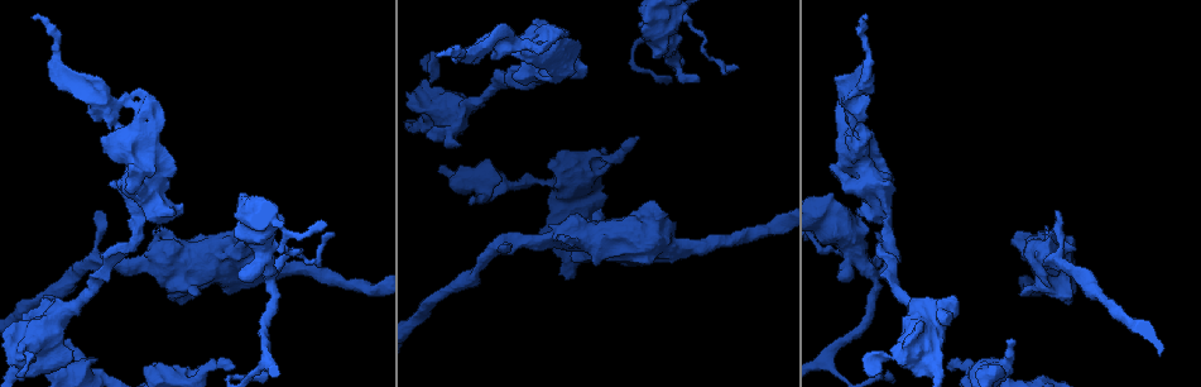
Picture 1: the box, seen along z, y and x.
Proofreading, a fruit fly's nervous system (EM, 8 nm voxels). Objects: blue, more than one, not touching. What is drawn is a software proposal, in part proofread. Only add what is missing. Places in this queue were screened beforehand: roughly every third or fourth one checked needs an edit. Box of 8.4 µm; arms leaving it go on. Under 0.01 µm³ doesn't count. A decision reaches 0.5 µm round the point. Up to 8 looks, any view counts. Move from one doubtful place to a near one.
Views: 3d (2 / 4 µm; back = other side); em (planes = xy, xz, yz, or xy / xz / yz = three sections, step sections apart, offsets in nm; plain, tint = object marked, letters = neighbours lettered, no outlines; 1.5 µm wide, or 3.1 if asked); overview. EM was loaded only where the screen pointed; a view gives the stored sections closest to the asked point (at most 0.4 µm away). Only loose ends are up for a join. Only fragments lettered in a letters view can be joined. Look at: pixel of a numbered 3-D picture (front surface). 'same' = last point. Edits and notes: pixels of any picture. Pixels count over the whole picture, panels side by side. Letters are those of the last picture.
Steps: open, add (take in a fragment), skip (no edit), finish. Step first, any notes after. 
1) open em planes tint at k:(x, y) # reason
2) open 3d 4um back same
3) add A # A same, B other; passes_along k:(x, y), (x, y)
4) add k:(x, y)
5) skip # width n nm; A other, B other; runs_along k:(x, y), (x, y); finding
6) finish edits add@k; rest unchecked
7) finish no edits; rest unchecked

open em planes tint at 1:(232, 365) # free end

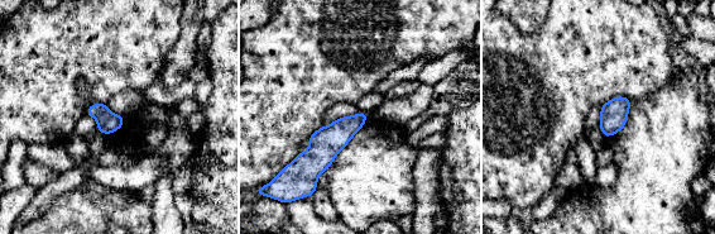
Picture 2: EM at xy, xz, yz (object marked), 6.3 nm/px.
open em planes letters same

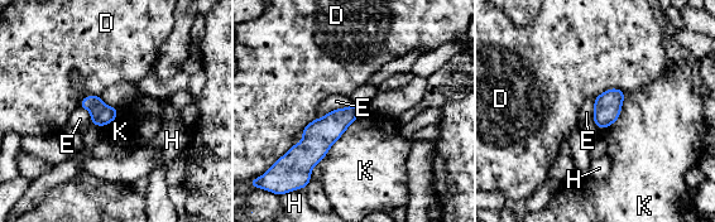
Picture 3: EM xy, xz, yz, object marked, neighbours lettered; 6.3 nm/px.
skip # D other, E other, H other, K other; runs_along 3:(356, 109), (336, 121), (296, 159); none of them fits

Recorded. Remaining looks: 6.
open 3d 4um at 1:(197, 294) # branch stops here

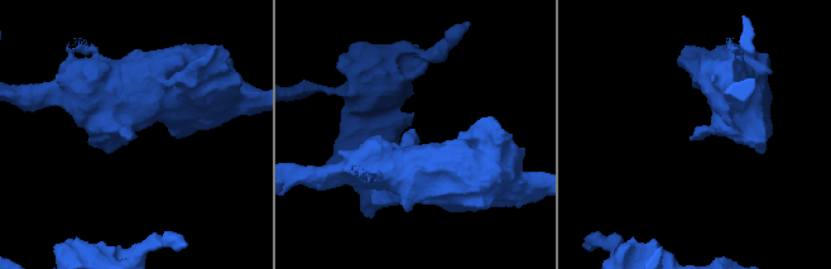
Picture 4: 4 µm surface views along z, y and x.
open em planes letters at 4:(414, 130)

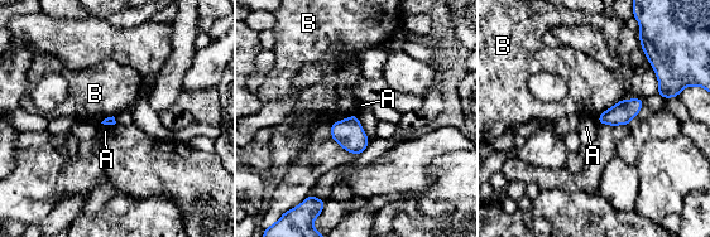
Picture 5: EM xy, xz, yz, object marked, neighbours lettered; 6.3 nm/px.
skip # A other, B other; border 5:(356, 114), (334, 122); no lettered fragment goes on from it

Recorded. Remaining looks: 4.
open 3d 2um at 1:(874, 232) # end of a long branch

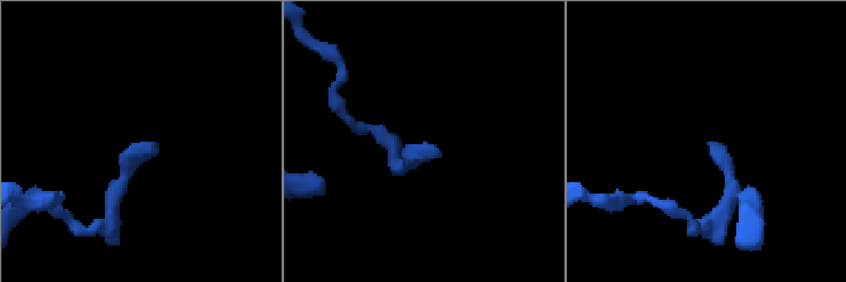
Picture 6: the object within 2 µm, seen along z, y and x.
open em planes tint at 6:(155, 144) # need the tissue

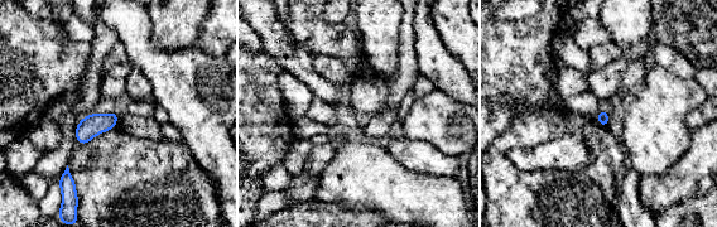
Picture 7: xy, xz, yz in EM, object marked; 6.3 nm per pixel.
open em planes letters same # what lies round it

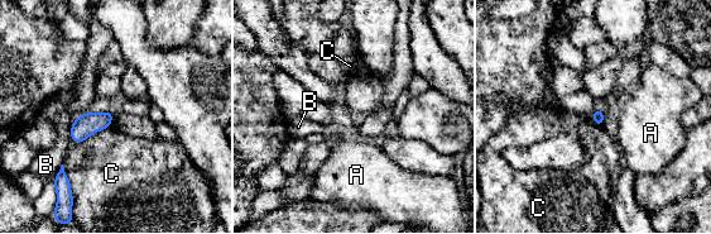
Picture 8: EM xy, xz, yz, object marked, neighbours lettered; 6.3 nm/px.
skip # A other, B other, C other; border 8:(109, 125), (81, 142), (71, 141); none of them fits

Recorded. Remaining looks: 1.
finish no edits; rest unchecked

